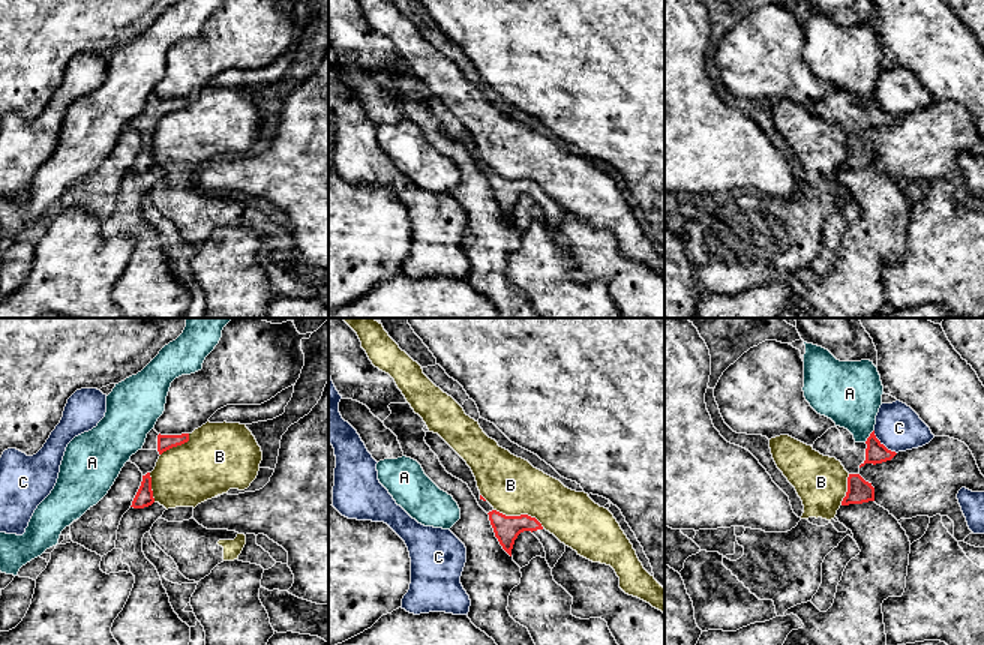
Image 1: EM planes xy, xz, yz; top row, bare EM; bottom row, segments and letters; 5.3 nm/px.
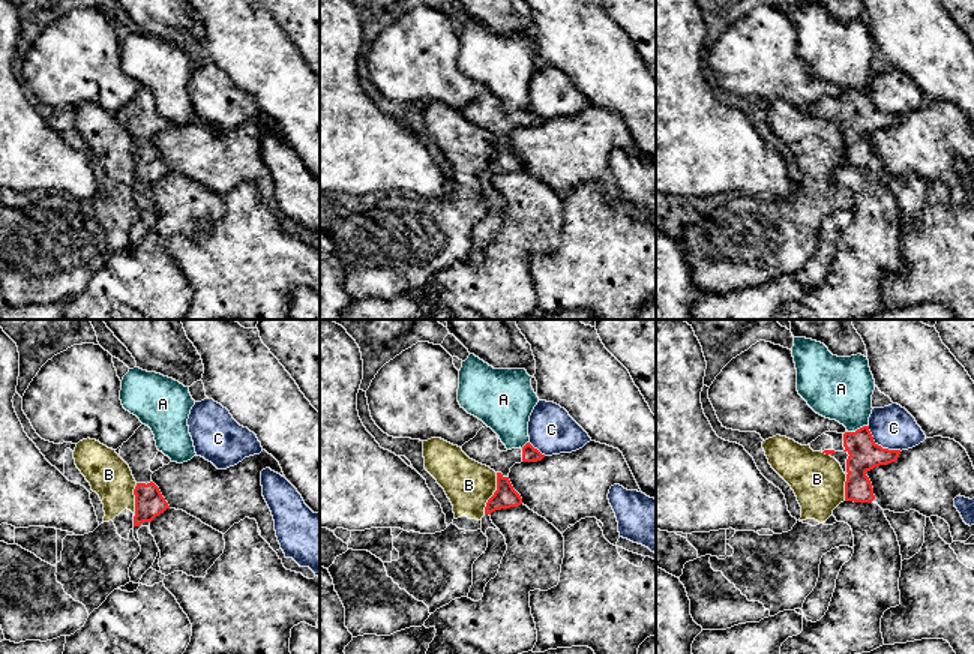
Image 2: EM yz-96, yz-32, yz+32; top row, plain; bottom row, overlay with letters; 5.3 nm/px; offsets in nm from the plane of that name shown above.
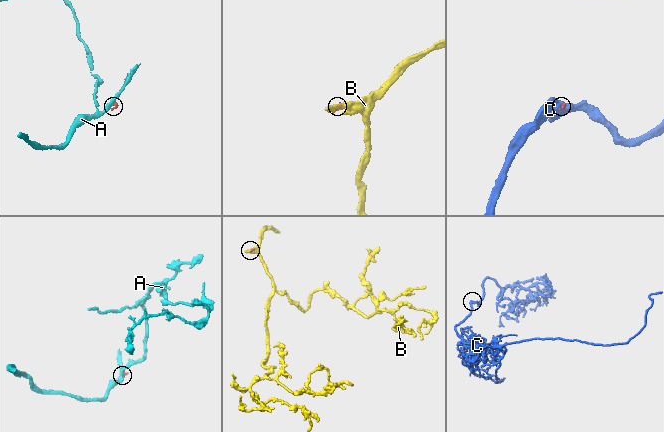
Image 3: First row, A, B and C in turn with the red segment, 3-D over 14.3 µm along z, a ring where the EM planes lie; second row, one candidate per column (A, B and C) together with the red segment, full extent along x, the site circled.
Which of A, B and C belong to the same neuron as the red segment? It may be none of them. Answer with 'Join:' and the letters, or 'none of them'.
Join: none of them

